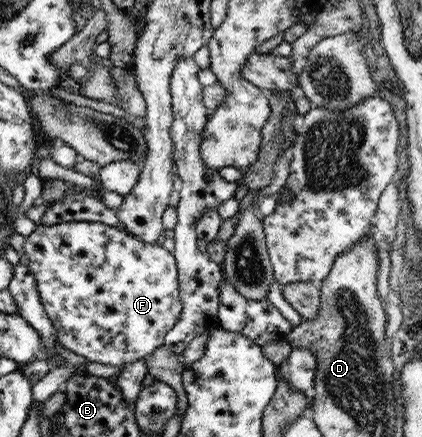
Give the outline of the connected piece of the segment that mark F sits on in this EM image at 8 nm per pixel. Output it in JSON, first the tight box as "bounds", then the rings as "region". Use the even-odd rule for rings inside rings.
{"bounds":[23,221,183,368],"region":[[[64,221],[56,225],[40,224],[30,234],[30,237],[25,238],[23,249],[29,261],[28,267],[36,278],[36,285],[43,308],[46,310],[47,316],[57,331],[57,341],[66,347],[66,349],[70,349],[70,351],[85,357],[88,362],[95,361],[96,363],[104,363],[104,365],[118,365],[121,368],[123,365],[134,363],[139,359],[145,359],[155,349],[158,349],[165,343],[167,333],[173,329],[181,317],[183,303],[181,301],[177,261],[174,254],[172,255],[170,251],[166,251],[161,245],[150,245],[145,241],[140,241],[132,234],[126,232],[122,227],[110,227],[105,223],[89,221]]]}

